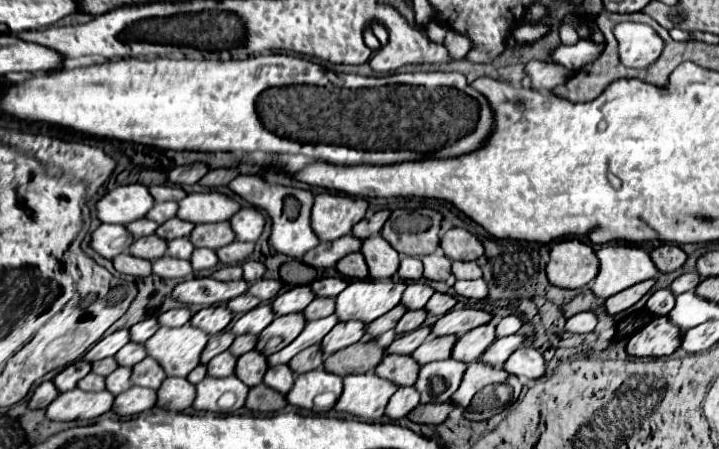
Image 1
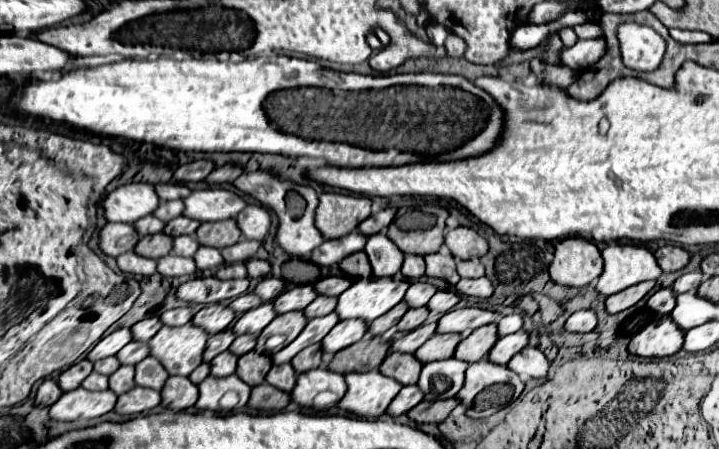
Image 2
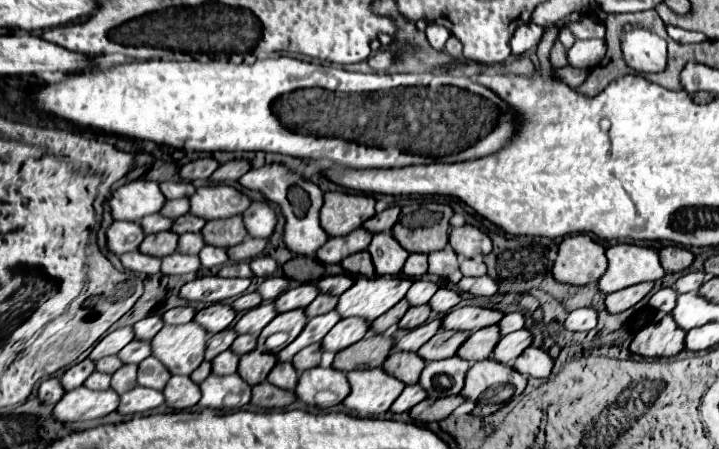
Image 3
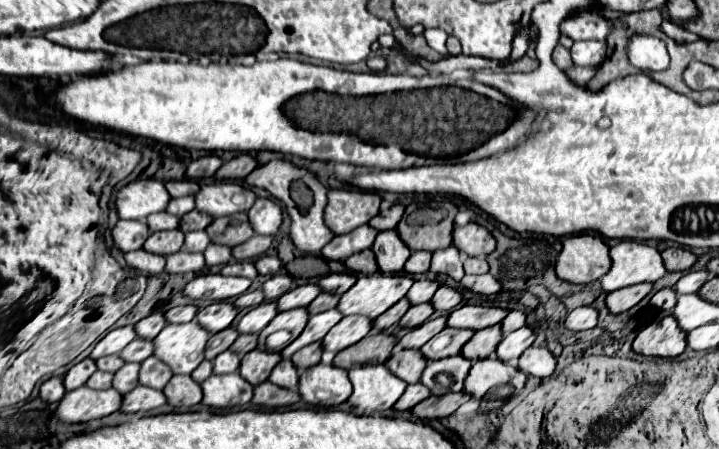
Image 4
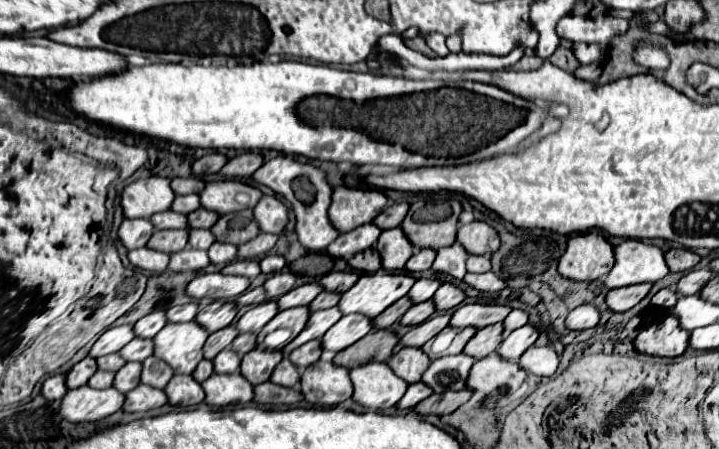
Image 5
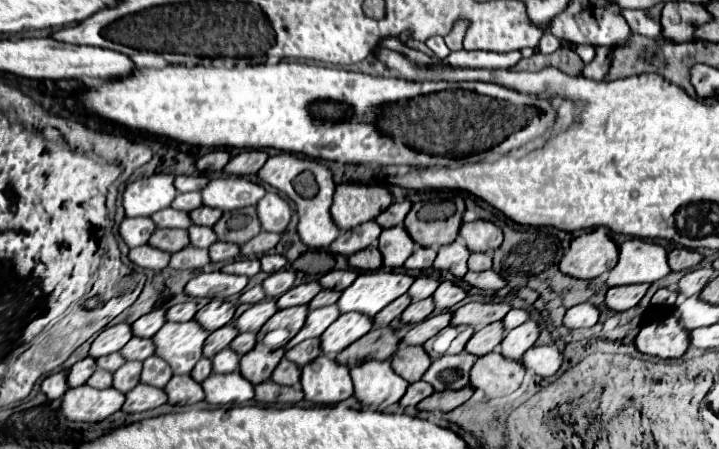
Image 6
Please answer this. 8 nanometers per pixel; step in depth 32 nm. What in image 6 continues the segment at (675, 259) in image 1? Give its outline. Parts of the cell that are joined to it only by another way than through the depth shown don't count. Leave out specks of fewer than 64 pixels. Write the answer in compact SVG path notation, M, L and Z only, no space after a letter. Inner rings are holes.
M678 248L678 250L672 250L668 254L668 264L670 264L670 270L688 270L688 268L694 268L698 266L702 260L702 254L698 254L696 250L686 250L686 248Z

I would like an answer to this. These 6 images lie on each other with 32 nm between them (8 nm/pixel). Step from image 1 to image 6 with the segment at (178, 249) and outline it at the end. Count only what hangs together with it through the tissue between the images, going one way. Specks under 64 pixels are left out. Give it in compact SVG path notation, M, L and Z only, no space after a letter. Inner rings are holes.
M192 224L188 228L188 234L190 234L190 244L196 246L196 248L210 248L218 238L216 238L216 232L208 226L196 226Z

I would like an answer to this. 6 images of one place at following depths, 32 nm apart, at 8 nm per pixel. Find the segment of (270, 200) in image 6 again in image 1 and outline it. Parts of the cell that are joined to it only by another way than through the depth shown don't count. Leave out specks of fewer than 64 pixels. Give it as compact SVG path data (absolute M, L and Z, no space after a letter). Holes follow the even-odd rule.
M246 204L240 212L236 212L236 216L232 216L232 228L238 234L236 240L244 242L256 242L262 236L266 224L268 216L260 208L254 208L250 204Z

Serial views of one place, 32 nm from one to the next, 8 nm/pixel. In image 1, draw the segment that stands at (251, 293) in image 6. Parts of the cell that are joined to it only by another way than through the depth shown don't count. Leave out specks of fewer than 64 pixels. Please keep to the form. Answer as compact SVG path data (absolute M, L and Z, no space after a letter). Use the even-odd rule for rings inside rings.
M240 294L238 298L232 298L228 302L228 308L234 312L234 314L246 314L248 310L256 308L260 304L260 300L256 300L256 296L250 296L250 294Z

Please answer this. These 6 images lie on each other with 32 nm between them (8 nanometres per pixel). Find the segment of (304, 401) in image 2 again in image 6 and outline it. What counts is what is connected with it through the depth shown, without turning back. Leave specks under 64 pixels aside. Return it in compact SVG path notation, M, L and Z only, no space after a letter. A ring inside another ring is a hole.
M318 356L302 368L304 398L316 404L338 404L352 396L354 384L346 366Z

